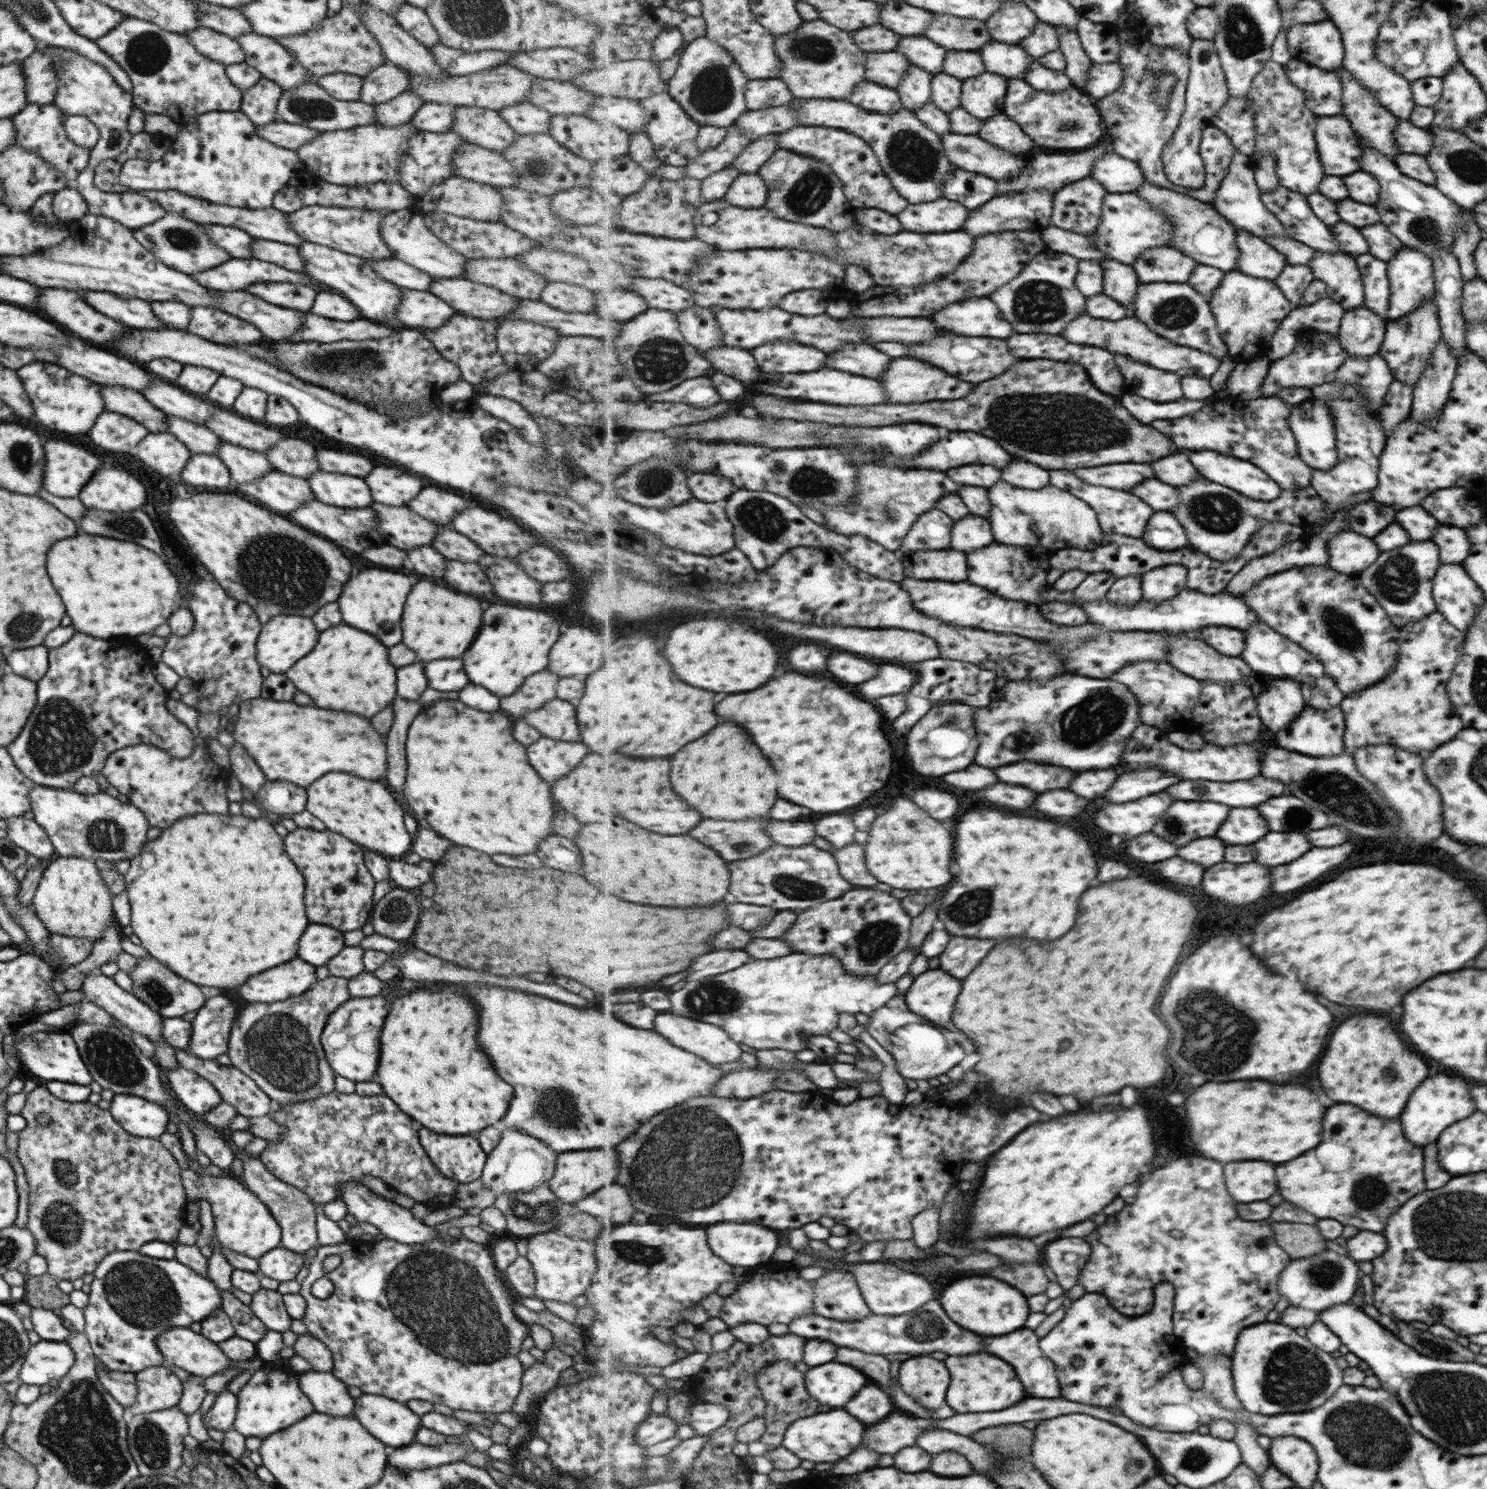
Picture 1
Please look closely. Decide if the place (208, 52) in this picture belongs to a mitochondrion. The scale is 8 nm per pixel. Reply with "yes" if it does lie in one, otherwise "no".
no

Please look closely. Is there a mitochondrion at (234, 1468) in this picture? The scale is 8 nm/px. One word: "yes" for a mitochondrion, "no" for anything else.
no

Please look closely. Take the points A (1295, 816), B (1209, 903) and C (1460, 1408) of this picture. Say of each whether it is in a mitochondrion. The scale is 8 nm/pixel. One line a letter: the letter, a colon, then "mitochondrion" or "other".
A: mitochondrion
B: other
C: mitochondrion

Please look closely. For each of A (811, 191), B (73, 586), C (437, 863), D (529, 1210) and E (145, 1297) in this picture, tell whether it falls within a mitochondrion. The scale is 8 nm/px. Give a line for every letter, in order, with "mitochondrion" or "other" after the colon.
A: mitochondrion
B: other
C: other
D: mitochondrion
E: mitochondrion

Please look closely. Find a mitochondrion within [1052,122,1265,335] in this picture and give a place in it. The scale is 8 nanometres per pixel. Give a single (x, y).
(1178, 311)

